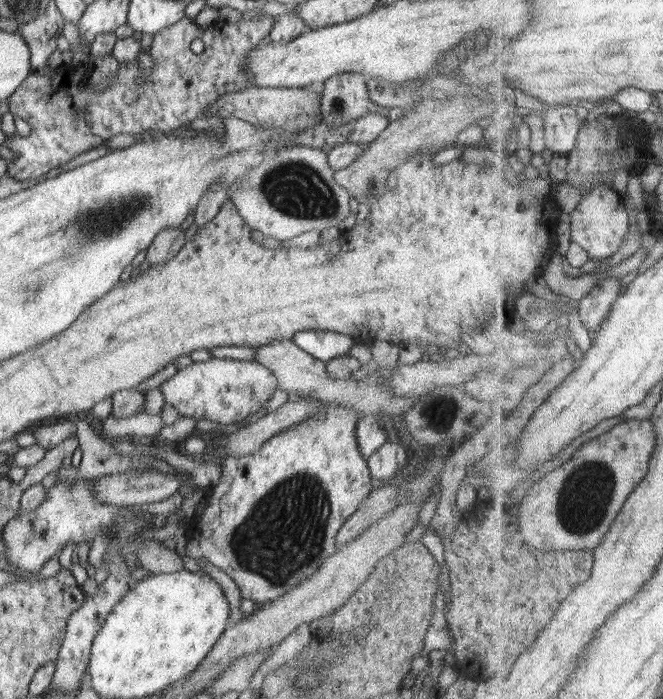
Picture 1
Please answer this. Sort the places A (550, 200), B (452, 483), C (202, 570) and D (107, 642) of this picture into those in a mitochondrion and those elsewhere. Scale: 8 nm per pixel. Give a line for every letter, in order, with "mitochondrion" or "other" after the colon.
A: other
B: other
C: other
D: other

